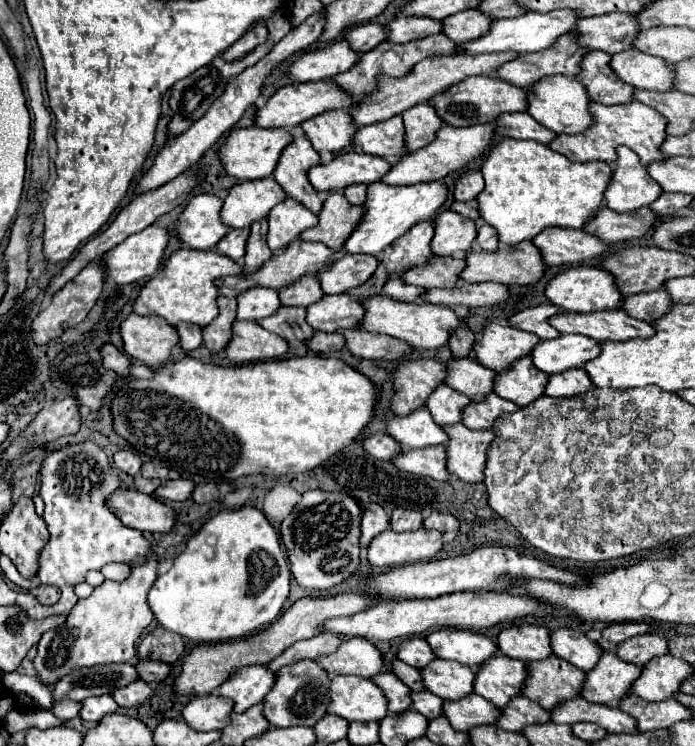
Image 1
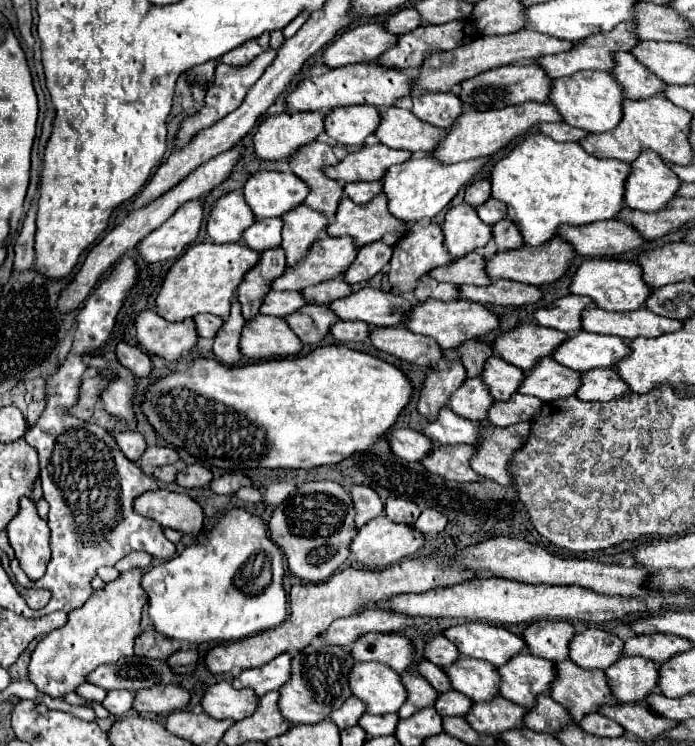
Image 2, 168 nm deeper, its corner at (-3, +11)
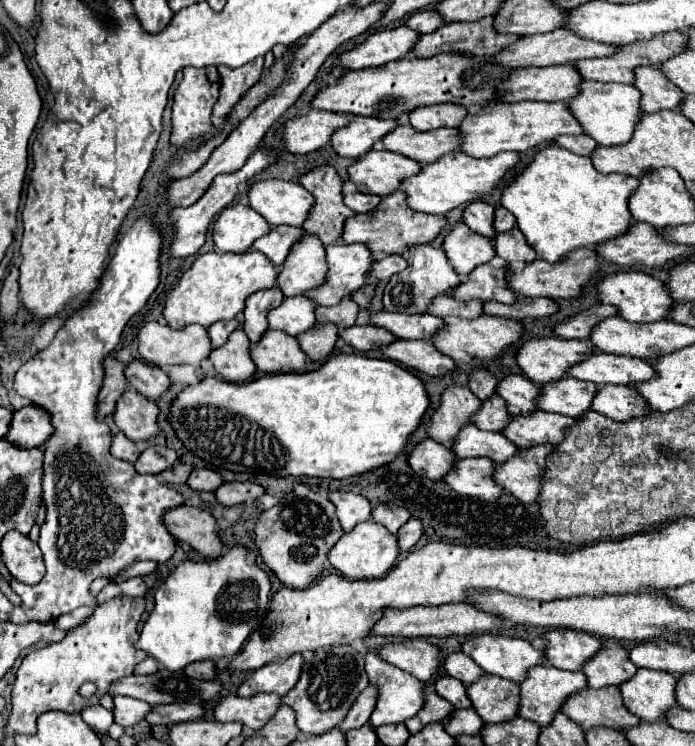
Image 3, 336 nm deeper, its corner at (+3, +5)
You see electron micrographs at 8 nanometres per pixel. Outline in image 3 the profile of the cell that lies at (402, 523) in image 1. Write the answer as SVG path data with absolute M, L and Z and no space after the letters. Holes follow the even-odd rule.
M380 504L372 510L372 520L386 526L392 534L396 534L398 528L410 520L410 512L394 504Z

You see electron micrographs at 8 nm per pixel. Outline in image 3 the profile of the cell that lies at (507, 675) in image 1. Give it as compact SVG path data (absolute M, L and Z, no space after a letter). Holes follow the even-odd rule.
M548 664L536 666L534 670L530 670L526 682L520 684L520 716L536 722L538 726L548 726L554 720L556 712L560 712L560 708L566 704L566 700L572 694L582 692L584 688L588 688L588 680L582 672L564 672Z

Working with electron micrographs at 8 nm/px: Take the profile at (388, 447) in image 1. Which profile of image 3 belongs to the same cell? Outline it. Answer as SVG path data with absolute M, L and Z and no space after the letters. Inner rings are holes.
M426 438L414 446L414 450L408 454L408 462L418 476L438 482L454 468L458 458L450 448Z

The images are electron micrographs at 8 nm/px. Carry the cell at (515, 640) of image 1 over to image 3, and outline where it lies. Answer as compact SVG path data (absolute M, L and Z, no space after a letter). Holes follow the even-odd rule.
M550 630L544 636L548 638L544 650L546 660L560 670L578 672L598 650L604 648L600 638L578 630Z

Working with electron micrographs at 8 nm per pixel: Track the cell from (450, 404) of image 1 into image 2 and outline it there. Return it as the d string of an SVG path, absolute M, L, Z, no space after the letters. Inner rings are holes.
M466 378L448 398L448 408L468 420L486 420L486 410L490 404L492 396L480 378Z

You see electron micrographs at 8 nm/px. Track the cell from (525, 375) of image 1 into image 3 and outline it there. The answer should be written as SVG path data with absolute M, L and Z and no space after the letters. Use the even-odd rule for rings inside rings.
M564 378L562 382L550 382L550 386L542 388L538 406L544 412L580 418L582 414L590 412L596 392L598 392L598 388L592 382Z

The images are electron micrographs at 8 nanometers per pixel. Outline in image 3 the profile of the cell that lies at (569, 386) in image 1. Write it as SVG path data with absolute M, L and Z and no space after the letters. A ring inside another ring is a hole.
M600 386L592 402L592 410L616 422L628 422L632 418L654 412L632 386Z

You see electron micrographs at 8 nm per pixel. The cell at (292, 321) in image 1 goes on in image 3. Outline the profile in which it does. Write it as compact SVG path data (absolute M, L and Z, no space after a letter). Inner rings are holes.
M318 324L314 330L308 330L306 334L298 336L300 348L306 352L306 356L312 362L322 362L334 352L334 344L338 340L338 328L334 324Z

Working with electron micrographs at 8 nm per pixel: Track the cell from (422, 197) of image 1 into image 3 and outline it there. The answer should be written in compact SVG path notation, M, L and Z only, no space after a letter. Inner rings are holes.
M456 150L442 156L434 164L424 166L422 172L416 174L414 178L406 178L402 188L408 196L408 206L412 210L426 214L446 214L452 208L470 204L474 200L492 194L492 190L518 166L518 162L520 162L520 152L502 152L492 158L472 158Z

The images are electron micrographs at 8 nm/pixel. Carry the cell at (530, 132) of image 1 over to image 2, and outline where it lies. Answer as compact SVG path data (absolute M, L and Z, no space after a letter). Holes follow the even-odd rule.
M566 122L546 124L546 128L540 128L540 132L544 132L550 138L554 138L556 142L578 142L582 136L586 136L584 130L574 128L574 126L568 126Z

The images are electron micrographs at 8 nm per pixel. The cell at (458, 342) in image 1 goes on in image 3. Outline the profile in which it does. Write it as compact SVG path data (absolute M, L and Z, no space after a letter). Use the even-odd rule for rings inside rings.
M478 368L470 374L470 390L480 398L480 400L488 400L490 396L496 394L496 384L498 380L484 368Z

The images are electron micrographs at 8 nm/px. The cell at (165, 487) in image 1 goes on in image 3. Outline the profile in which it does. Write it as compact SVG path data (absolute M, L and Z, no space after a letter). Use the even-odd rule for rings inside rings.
M200 468L194 470L188 478L188 486L194 490L206 490L206 492L214 492L220 484L222 484L222 474L210 468Z

